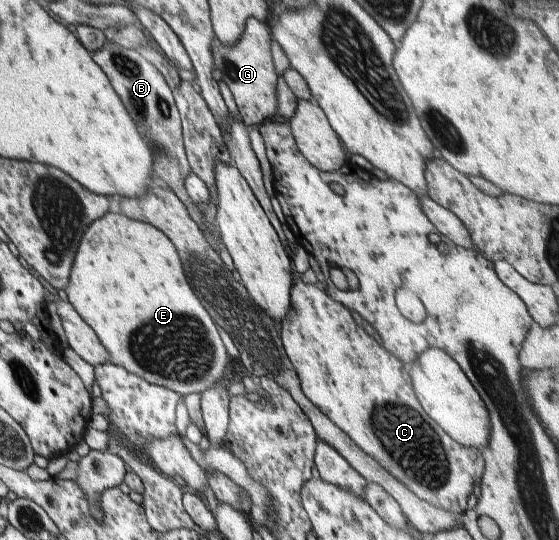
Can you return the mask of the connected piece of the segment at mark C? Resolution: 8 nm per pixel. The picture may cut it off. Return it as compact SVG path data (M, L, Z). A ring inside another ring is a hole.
M295 274L290 297L292 305L281 322L281 338L305 396L413 494L461 516L468 510L467 498L485 470L482 452L455 442L426 414L414 391L409 368L382 348L363 327L357 326L351 311L334 300L325 288L305 284L301 275Z

